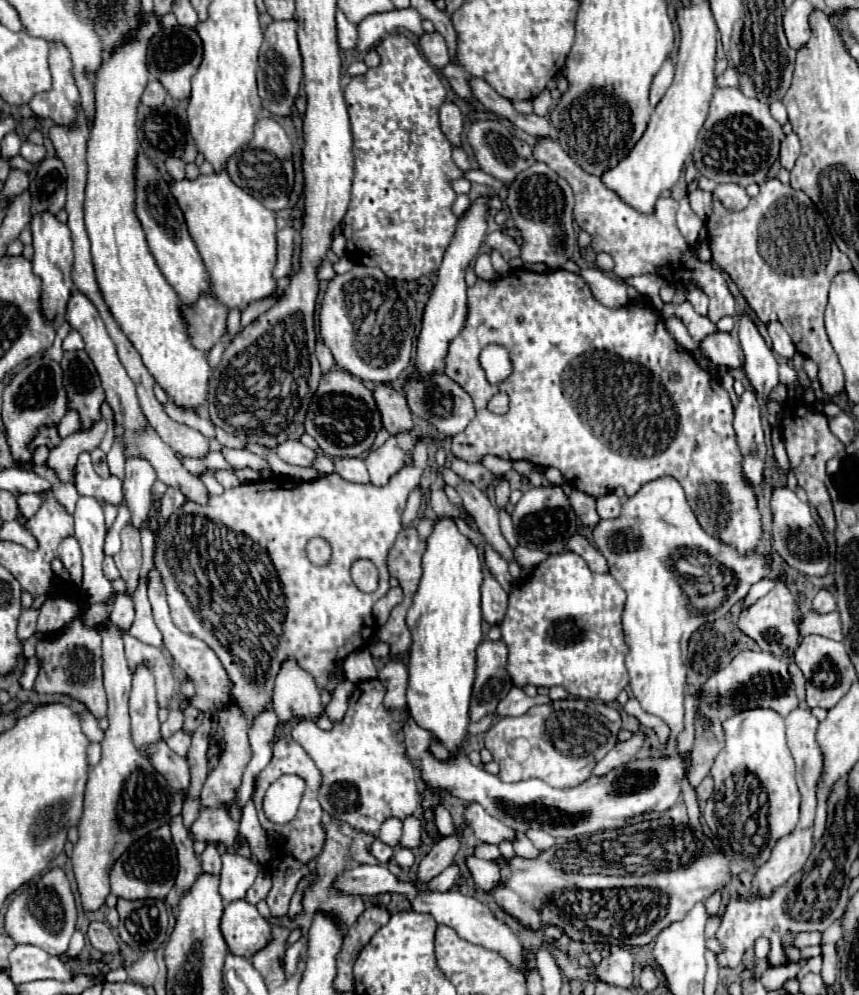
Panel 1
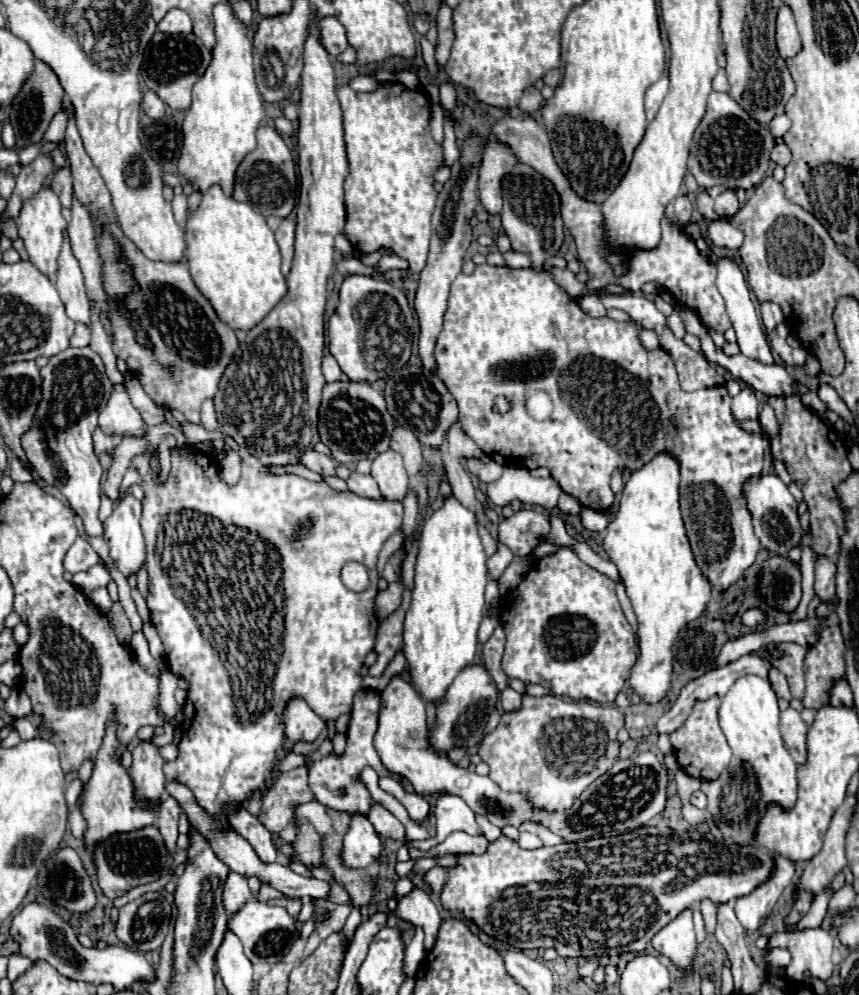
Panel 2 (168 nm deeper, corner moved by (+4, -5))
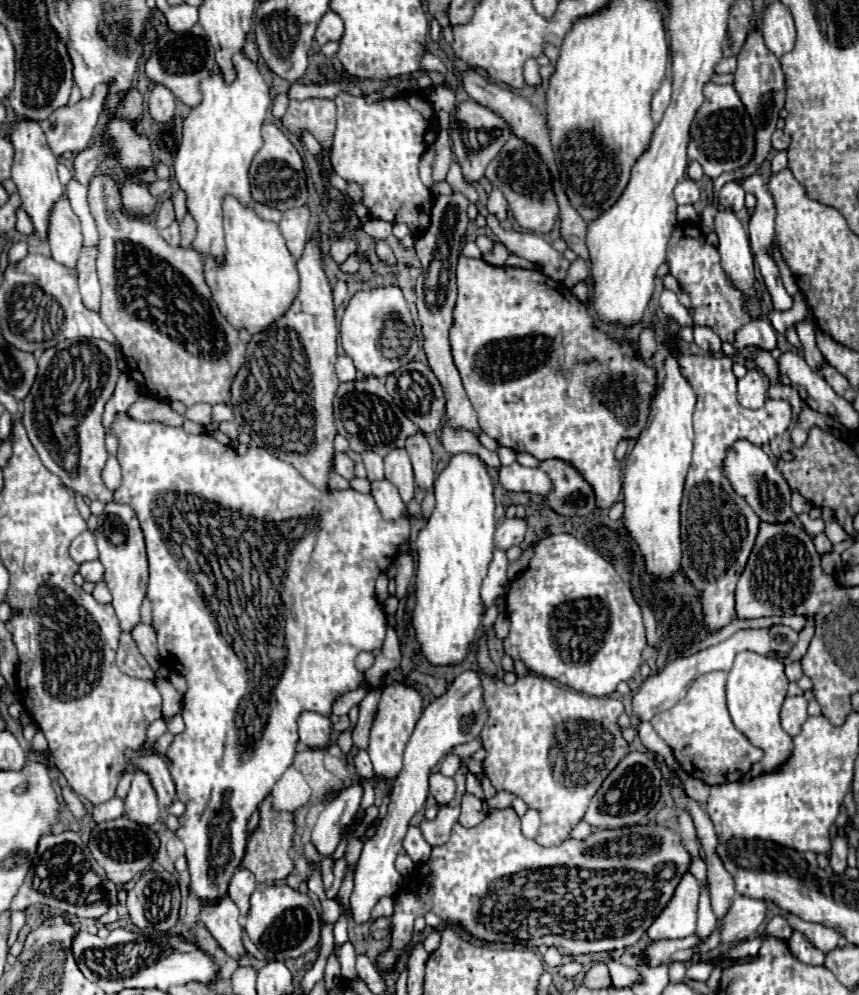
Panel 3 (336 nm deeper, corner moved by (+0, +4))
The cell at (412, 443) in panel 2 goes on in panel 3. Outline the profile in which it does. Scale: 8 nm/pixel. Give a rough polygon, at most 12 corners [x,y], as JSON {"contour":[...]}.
{"contour":[[424,434],[408,438],[416,484],[432,488],[432,452]]}

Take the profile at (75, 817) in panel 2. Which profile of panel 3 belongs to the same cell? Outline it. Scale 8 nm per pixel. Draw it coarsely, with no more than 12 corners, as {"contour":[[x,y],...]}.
{"contour":[[118,796],[94,806],[96,822],[116,820],[124,814]]}

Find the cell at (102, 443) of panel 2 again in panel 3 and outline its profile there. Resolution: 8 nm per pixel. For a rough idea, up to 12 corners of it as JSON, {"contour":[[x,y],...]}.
{"contour":[[140,396],[128,414],[142,422],[182,426],[168,402]]}

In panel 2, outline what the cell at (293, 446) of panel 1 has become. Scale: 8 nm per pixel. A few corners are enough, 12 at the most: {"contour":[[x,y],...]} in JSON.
{"contour":[[302,451],[298,463],[320,475],[334,475],[336,461],[316,453]]}

